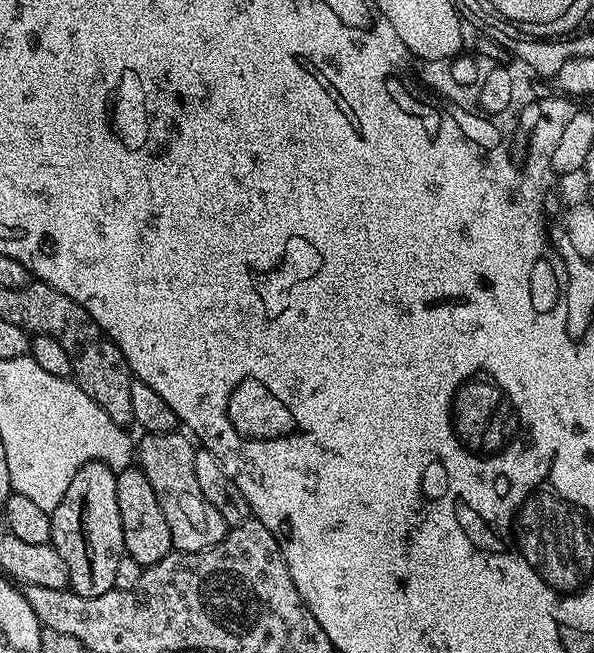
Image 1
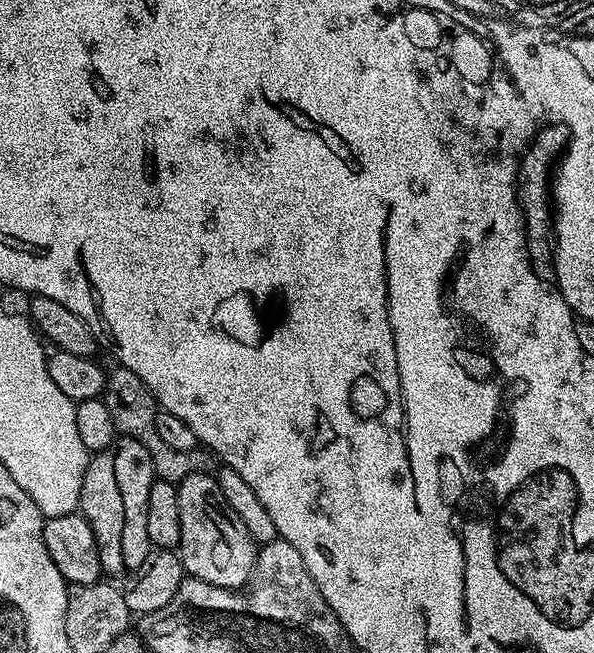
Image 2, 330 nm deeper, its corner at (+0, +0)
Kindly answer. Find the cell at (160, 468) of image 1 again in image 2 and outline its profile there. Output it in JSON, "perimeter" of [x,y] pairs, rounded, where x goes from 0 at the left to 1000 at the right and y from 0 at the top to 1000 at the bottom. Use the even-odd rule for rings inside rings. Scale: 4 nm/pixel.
{"perimeter":[[[320,726],[296,743],[296,755],[300,799],[306,799],[300,850],[311,877],[325,888],[354,891],[354,897],[409,902],[426,887],[434,835],[421,824],[414,806],[407,806],[407,793],[387,781],[387,769],[380,769],[362,727]]]}

